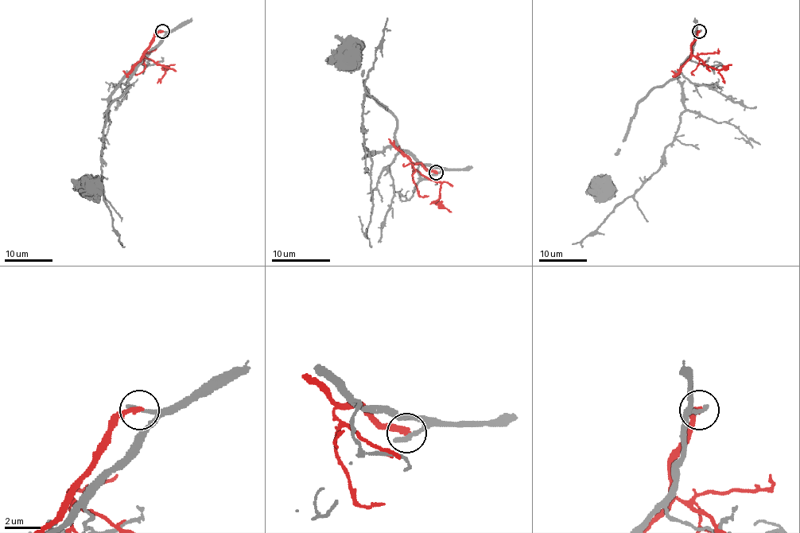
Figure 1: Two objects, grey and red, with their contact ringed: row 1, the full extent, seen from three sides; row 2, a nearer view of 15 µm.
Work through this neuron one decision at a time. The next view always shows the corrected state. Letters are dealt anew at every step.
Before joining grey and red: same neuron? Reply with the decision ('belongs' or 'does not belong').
does not belong

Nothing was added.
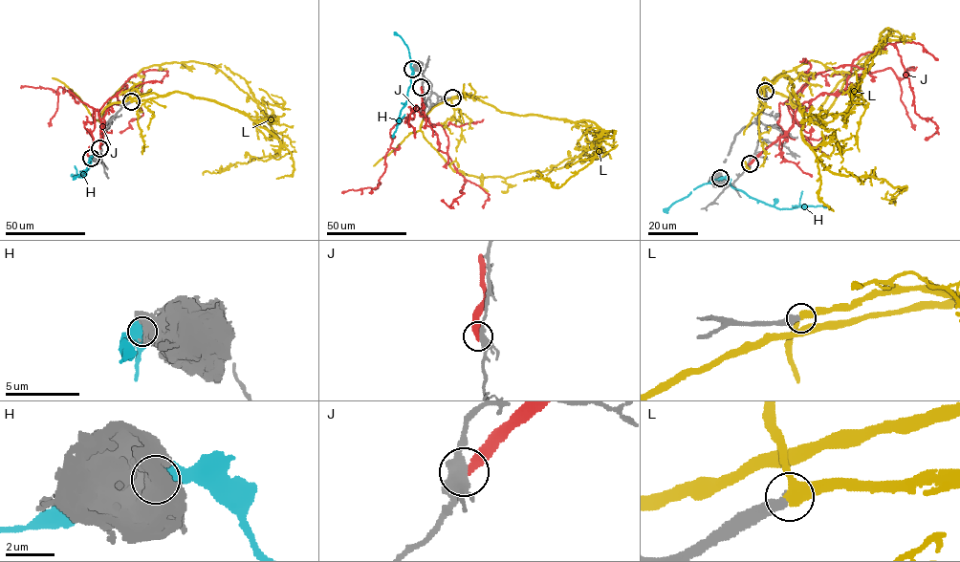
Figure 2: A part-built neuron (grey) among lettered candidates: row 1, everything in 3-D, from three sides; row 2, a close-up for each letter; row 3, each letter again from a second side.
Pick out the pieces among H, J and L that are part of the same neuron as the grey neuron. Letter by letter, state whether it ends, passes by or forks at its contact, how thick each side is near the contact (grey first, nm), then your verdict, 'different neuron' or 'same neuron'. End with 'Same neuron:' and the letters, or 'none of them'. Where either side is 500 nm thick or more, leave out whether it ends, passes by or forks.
H: 550 nm thick on the grey side, 700 nm on the other; different neuron
J: it ends there; 380 nm thick on the grey side, 400 nm on the other; different neuron
L: it passes by; 400 nm thick on the grey side, 420 nm on the other; same neuron
Same neuron: L

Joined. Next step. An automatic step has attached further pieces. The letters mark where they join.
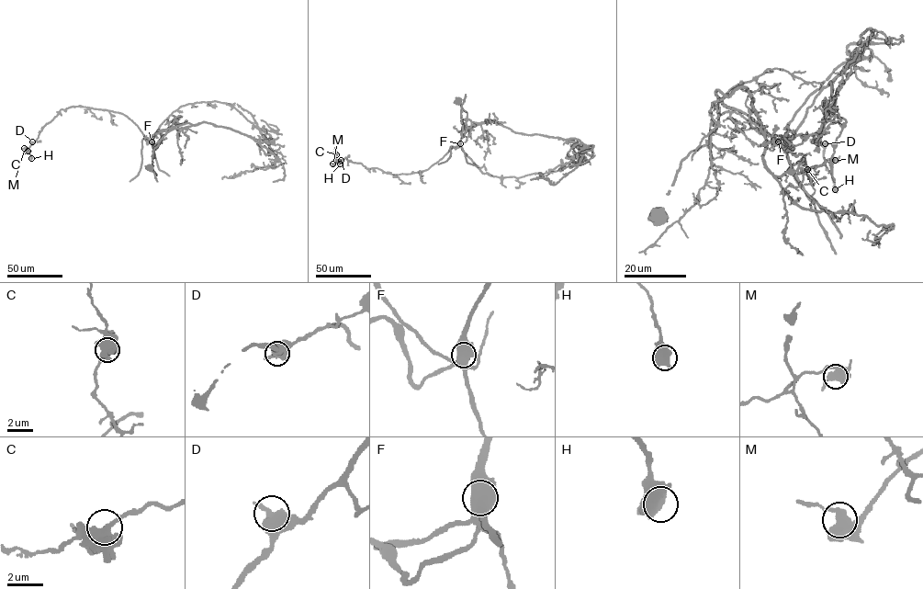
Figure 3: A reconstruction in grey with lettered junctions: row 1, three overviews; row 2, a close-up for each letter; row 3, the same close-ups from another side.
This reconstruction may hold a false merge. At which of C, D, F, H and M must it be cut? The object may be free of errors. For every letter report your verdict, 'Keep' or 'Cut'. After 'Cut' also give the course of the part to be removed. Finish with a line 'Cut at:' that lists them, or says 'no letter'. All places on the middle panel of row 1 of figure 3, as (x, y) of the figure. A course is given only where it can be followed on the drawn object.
C: Keep
D: Keep
F: Cut. Course of the part to remove: (459, 143), (455, 149), (451, 146), (450, 156), (438, 164)
H: Keep
M: Keep
Cut at: F

